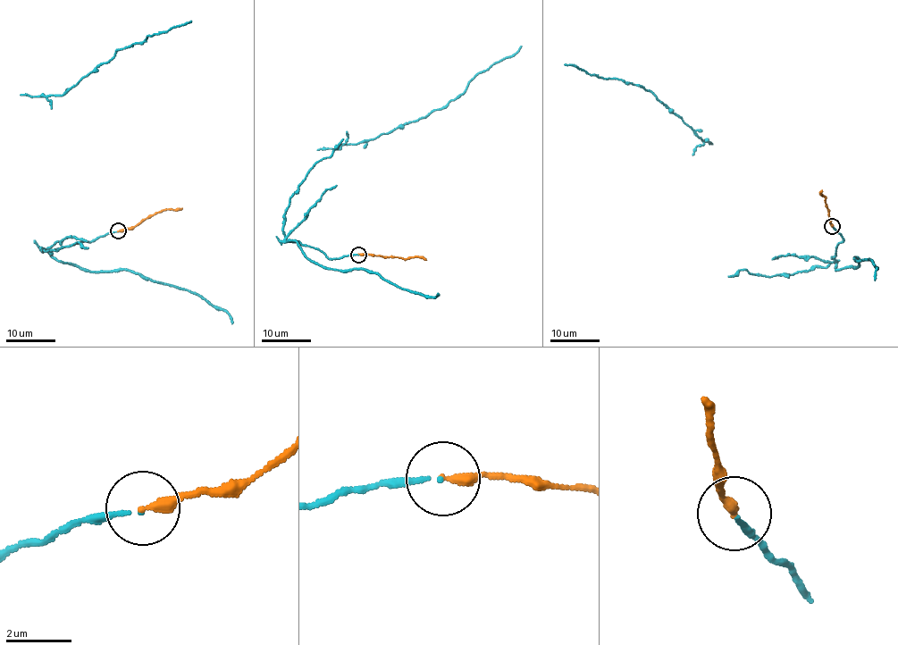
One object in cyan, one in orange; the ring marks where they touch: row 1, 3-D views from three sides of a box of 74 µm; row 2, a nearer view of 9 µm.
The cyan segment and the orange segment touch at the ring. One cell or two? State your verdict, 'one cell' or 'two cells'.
two cells

